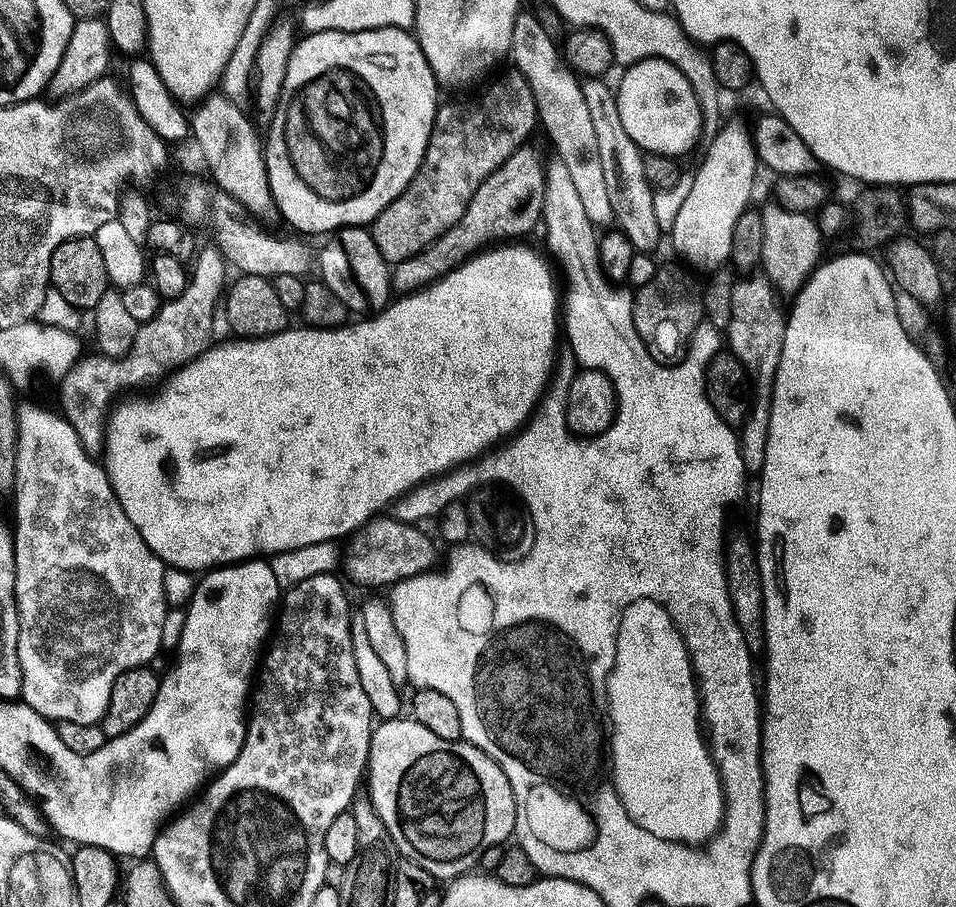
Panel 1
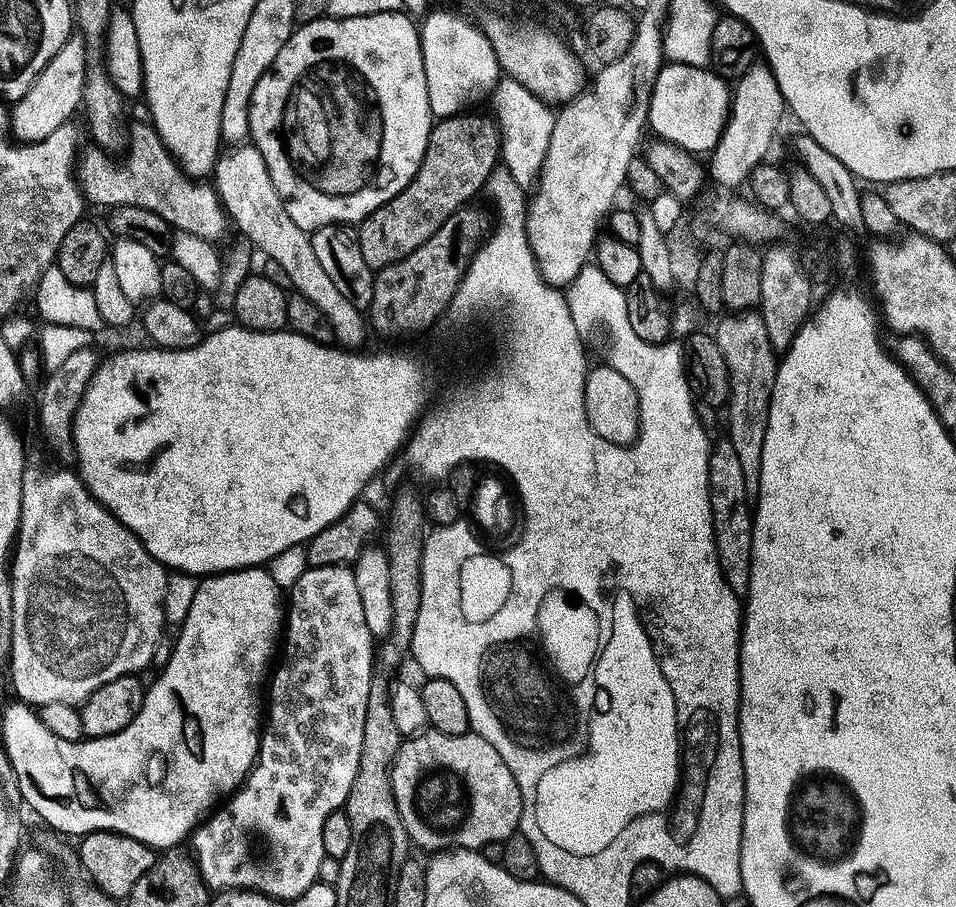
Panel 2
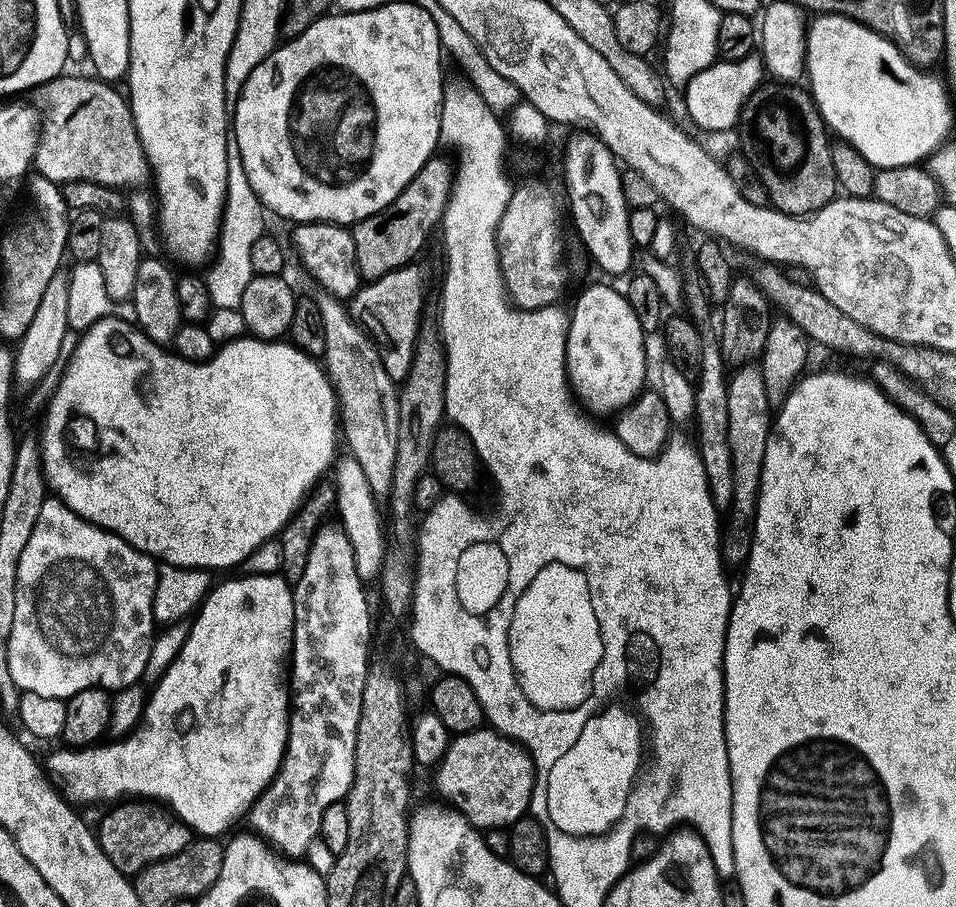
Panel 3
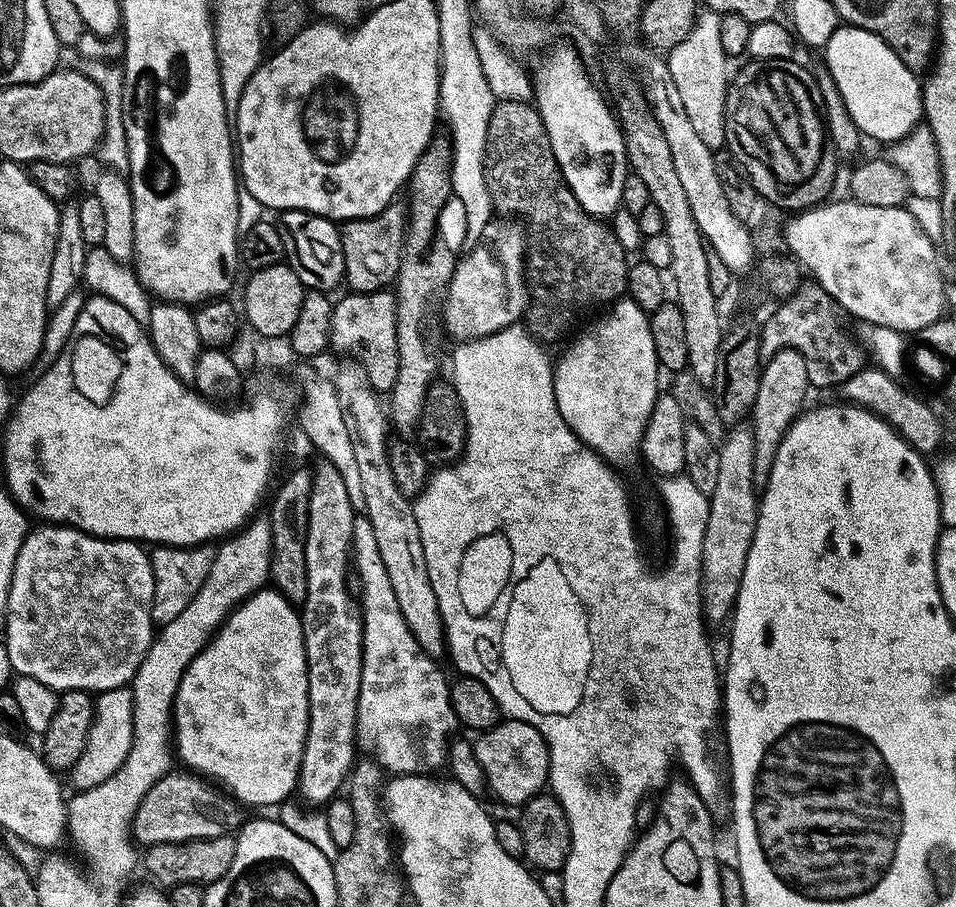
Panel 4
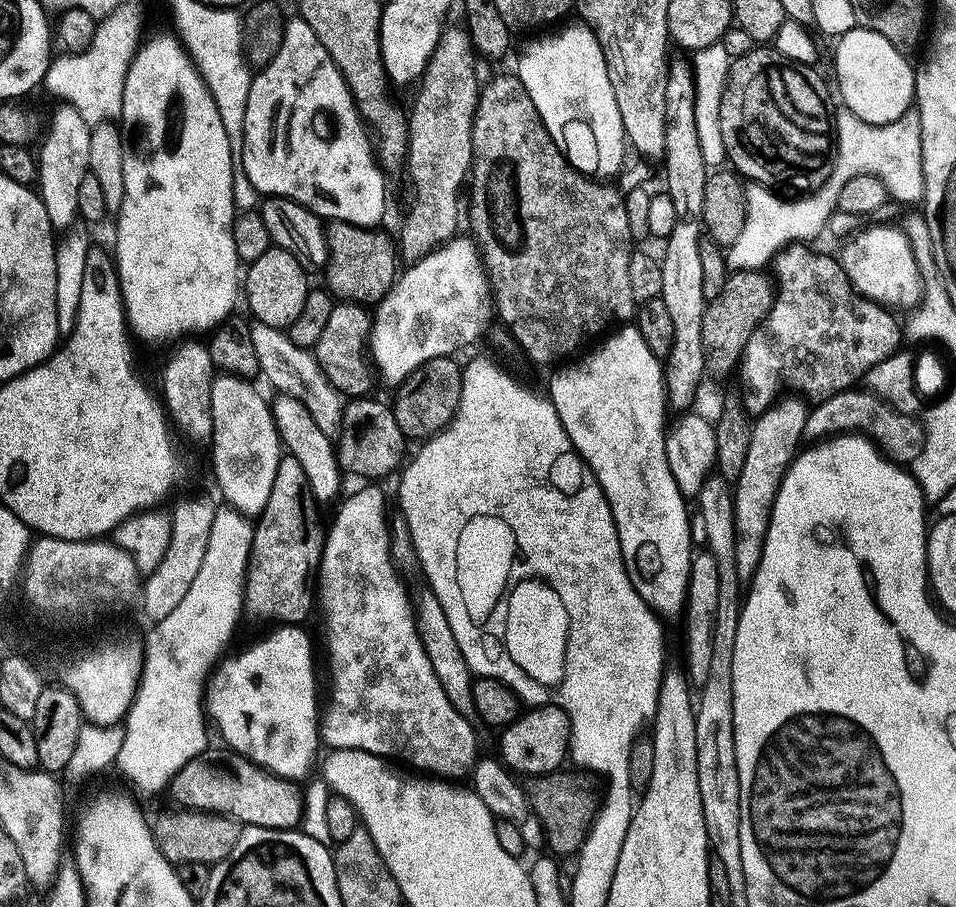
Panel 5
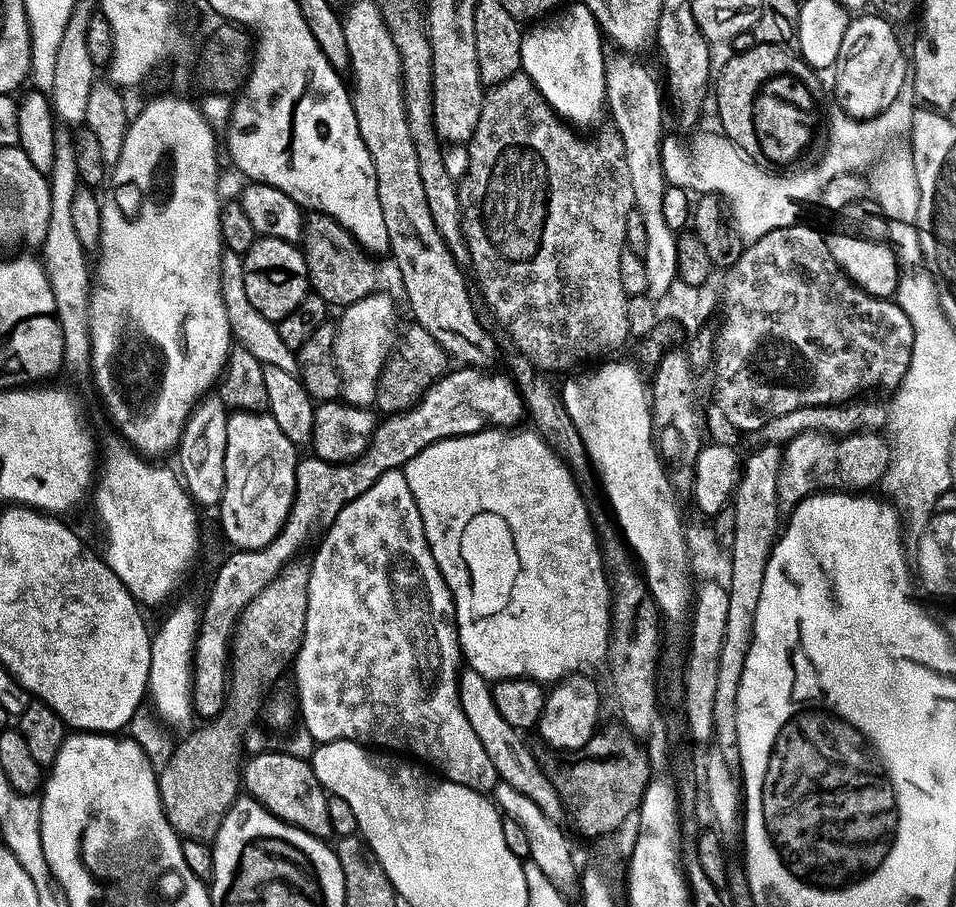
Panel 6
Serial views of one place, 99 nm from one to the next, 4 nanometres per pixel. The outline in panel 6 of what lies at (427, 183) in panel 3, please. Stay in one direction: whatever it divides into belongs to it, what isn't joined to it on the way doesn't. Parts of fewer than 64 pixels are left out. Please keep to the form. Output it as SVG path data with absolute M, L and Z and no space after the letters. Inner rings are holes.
M321 212L307 213L302 251L306 258L311 291L325 300L329 309L349 308L377 291L373 253L366 251L334 218Z

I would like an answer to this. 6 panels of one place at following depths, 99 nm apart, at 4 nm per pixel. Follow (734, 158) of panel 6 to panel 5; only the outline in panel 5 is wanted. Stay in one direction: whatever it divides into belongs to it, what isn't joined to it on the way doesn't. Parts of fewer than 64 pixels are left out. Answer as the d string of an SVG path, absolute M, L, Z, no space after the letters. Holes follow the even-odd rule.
M913 108L906 113L898 122L888 124L886 127L876 127L870 123L864 123L848 109L841 109L836 118L837 121L837 151L833 159L832 174L830 178L823 181L813 192L813 196L786 202L782 200L775 191L760 185L749 185L747 187L748 217L743 234L738 242L727 251L726 262L731 273L756 272L767 269L776 257L785 248L795 243L815 243L826 230L833 214L836 214L839 200L844 192L845 186L860 176L877 177L885 184L889 199L902 204L921 205L925 196L925 166L922 158L922 118L919 109Z

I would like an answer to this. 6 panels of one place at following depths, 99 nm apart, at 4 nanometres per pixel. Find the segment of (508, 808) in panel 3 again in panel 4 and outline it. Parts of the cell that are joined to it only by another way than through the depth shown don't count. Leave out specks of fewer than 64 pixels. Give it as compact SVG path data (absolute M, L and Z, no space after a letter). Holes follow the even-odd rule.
M505 719L475 741L475 754L487 780L487 791L504 804L523 806L549 787L550 750L546 738L526 722Z

